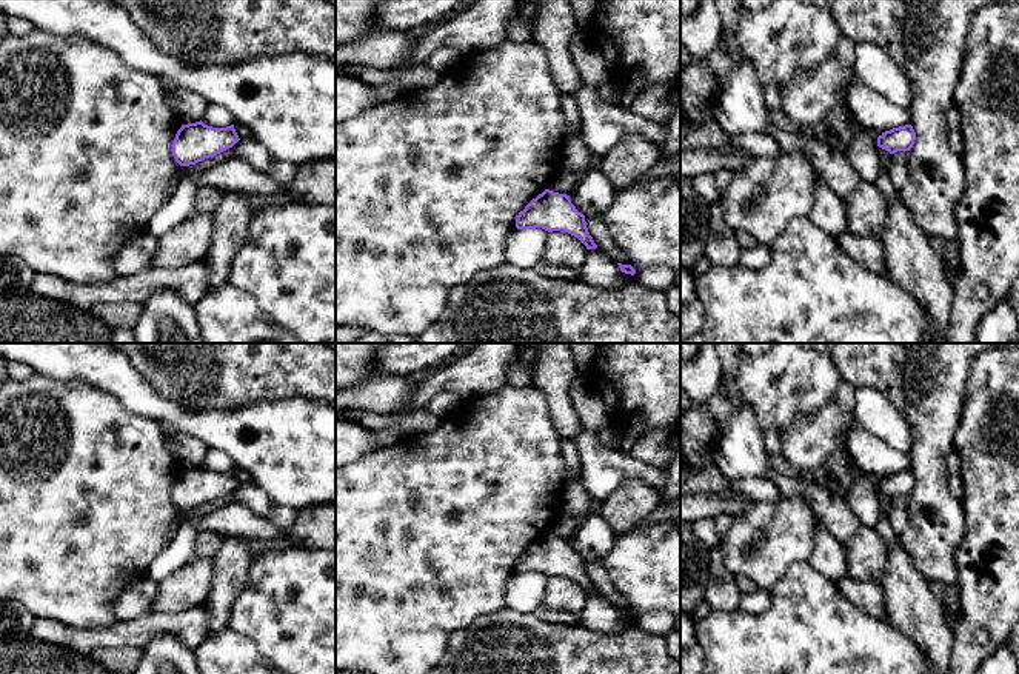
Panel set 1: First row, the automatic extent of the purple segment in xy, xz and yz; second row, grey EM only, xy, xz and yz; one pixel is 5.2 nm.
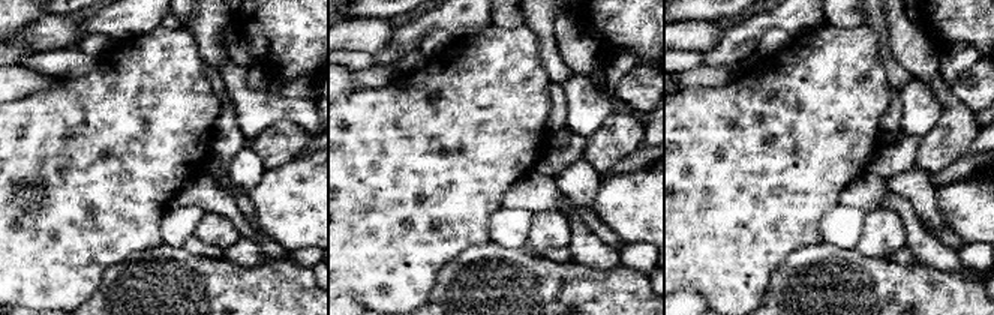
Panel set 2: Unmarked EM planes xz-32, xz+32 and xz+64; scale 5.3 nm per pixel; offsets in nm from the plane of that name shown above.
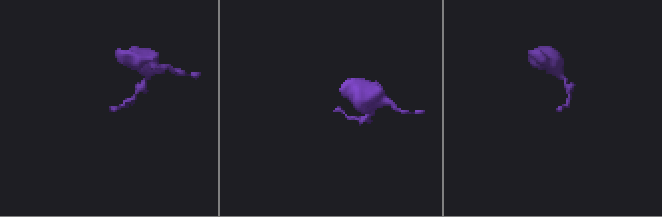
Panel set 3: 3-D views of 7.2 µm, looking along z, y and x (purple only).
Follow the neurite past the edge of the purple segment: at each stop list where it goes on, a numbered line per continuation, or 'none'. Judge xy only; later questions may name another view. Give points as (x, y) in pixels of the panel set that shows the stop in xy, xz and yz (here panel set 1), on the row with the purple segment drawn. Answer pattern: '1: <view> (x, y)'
none

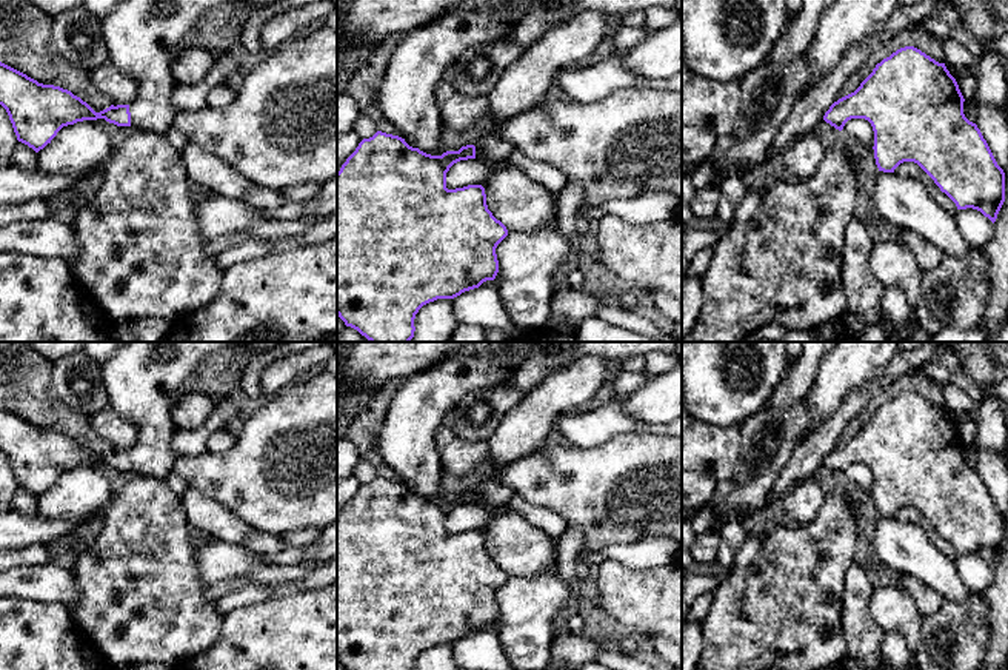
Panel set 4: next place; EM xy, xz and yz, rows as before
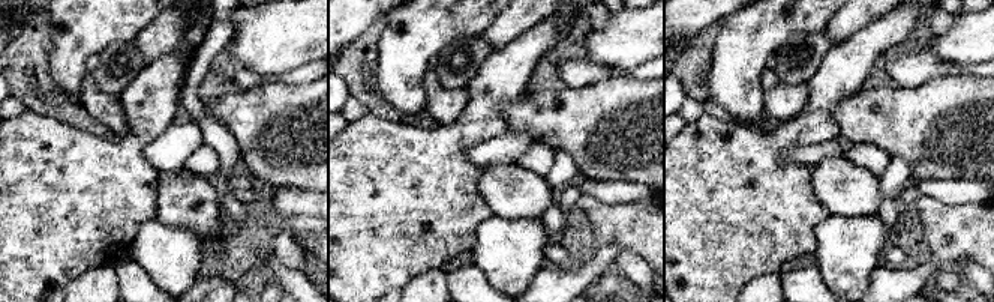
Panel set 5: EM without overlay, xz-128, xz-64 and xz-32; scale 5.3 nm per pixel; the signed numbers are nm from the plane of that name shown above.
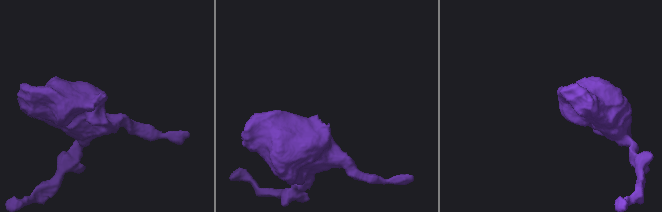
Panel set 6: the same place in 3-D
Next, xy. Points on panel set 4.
1: xy (142, 36)

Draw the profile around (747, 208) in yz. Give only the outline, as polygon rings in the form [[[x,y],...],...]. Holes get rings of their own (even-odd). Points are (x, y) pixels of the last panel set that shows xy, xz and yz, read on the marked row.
[[[748,191],[742,202],[737,205],[733,220],[734,222],[748,222],[757,211],[760,203],[760,196]]]

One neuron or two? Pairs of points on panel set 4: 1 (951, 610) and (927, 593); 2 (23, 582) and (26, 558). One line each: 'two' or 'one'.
1: two
2: two

